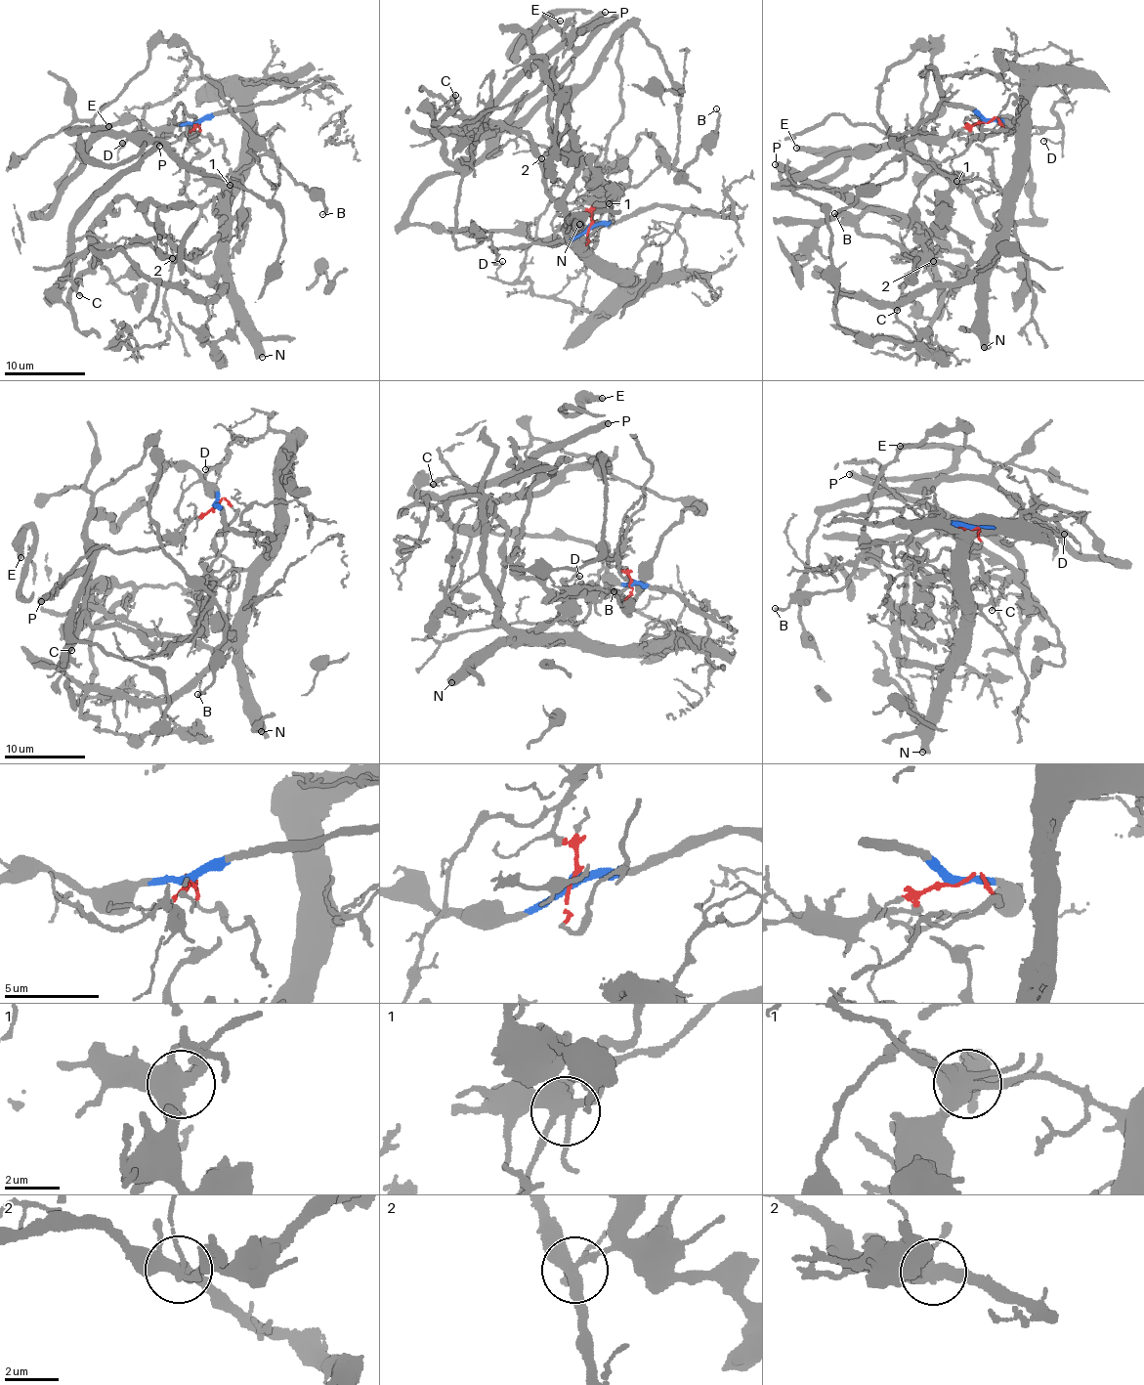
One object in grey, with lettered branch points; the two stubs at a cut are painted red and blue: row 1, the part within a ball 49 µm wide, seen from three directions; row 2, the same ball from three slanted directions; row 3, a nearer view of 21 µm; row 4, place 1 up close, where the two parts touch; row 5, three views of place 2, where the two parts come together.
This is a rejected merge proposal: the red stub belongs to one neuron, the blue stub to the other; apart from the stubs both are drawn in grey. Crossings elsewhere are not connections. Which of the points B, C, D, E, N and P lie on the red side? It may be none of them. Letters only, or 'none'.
E, P

